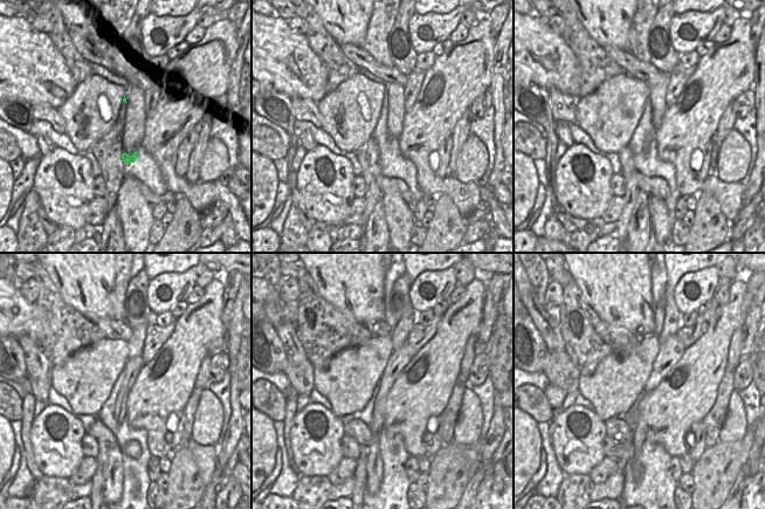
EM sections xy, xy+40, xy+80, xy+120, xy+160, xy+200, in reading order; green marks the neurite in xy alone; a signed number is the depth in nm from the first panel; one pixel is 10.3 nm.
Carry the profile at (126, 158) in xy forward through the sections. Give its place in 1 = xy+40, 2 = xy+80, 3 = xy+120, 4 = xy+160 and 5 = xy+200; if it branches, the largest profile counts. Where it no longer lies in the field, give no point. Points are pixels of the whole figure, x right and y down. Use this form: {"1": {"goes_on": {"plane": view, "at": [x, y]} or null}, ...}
{"1": {"goes_on": {"plane": "xy+40", "at": [387, 144]}}, "2": {"goes_on": {"plane": "xy+80", "at": [643, 138]}}, "3": {"goes_on": {"plane": "xy+120", "at": [115, 407]}}, "4": {"goes_on": {"plane": "xy+160", "at": [373, 414]}}, "5": {"goes_on": {"plane": "xy+200", "at": [670, 351]}}}

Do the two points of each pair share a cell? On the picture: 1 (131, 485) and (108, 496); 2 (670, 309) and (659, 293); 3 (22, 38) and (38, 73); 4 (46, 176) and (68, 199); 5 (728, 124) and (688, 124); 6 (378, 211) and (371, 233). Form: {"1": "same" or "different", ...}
{"1": "different", "2": "different", "3": "same", "4": "same", "5": "different", "6": "same"}

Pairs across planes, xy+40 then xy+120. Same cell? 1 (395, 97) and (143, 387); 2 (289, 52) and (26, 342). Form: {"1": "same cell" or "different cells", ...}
{"1": "different cells", "2": "different cells"}

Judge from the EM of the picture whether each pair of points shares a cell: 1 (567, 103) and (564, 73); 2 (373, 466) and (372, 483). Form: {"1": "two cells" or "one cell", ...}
{"1": "two cells", "2": "one cell"}

